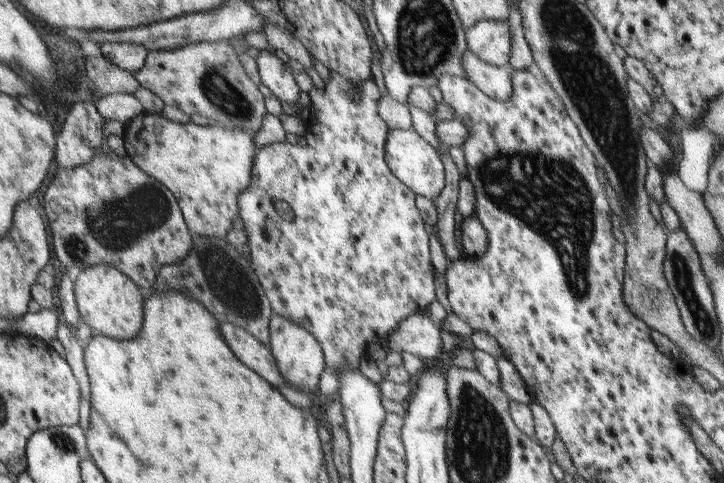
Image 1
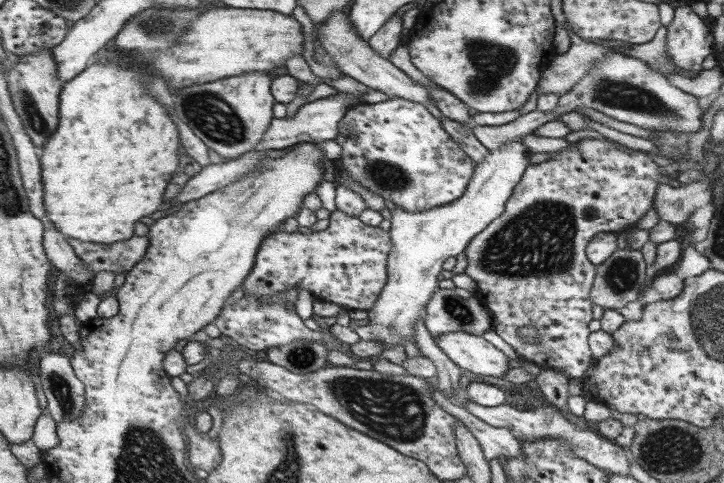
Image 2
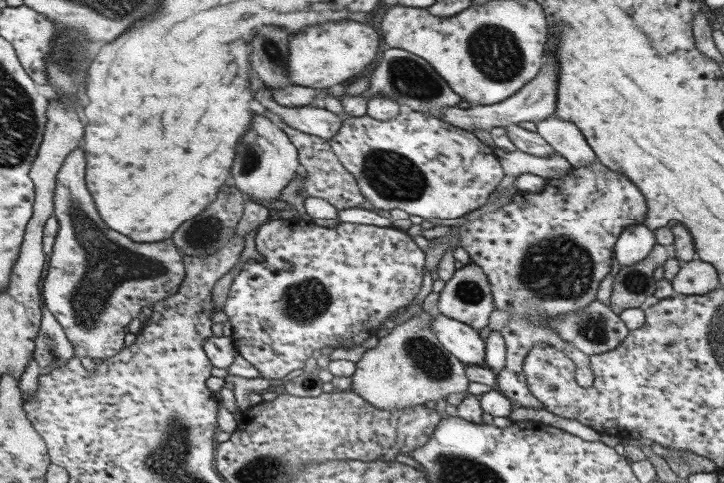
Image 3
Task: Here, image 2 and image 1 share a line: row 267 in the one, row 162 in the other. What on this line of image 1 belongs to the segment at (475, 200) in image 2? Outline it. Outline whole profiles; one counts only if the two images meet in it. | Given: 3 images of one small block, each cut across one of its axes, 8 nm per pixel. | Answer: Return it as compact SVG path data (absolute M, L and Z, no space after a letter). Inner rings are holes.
M390 129L385 146L386 163L394 175L398 177L415 196L423 196L430 200L442 191L444 186L444 168L437 152L419 134L411 130Z

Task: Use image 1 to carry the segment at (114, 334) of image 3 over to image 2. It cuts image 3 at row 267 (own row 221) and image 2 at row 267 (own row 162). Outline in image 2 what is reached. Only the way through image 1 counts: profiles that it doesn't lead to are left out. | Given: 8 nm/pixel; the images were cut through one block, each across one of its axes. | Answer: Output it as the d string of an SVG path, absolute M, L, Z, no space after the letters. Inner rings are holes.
M136 234L127 242L113 244L88 243L76 238L69 238L69 242L77 256L93 270L93 275L104 271L127 275L129 269L145 258L150 247L148 235L141 234Z

